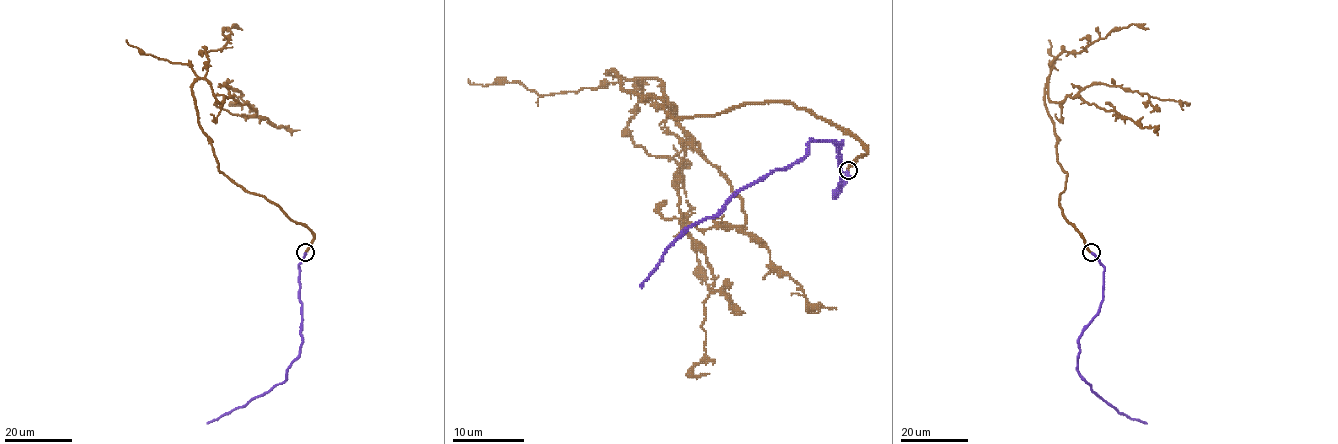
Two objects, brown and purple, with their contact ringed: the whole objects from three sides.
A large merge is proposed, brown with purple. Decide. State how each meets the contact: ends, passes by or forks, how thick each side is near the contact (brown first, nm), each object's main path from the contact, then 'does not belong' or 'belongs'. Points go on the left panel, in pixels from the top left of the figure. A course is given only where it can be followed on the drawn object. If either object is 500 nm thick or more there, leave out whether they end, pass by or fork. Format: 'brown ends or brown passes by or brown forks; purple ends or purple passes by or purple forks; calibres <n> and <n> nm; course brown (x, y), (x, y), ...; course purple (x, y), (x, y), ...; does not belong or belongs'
brown ends; purple ends; calibres 220 and 300 nm; course brown (305, 252), (306, 227), (219, 170), (192, 85), (204, 79), (220, 102), (225, 84), (240, 105); course purple (305, 252), (299, 265), (302, 339), (300, 355), (288, 368), (287, 378), (242, 406), (208, 423); belongs

